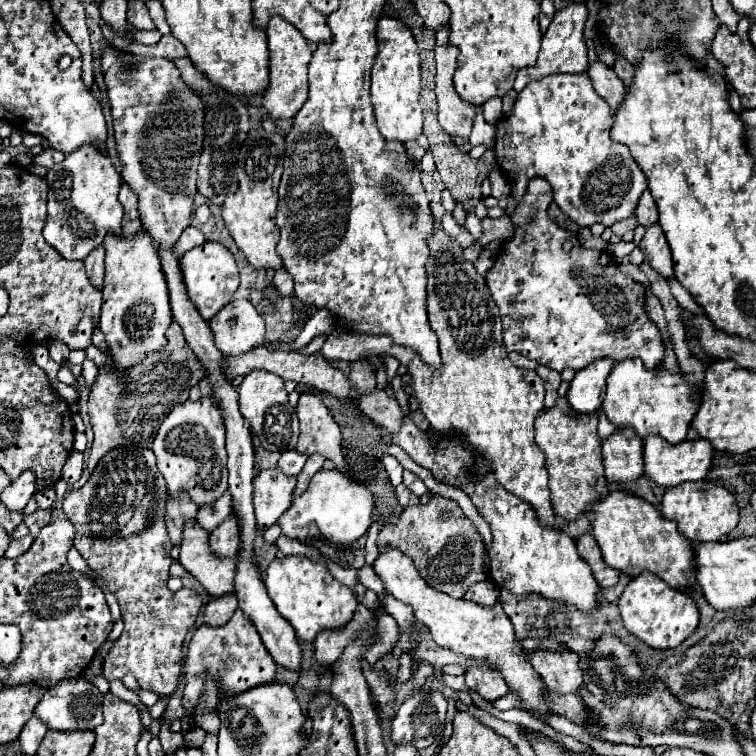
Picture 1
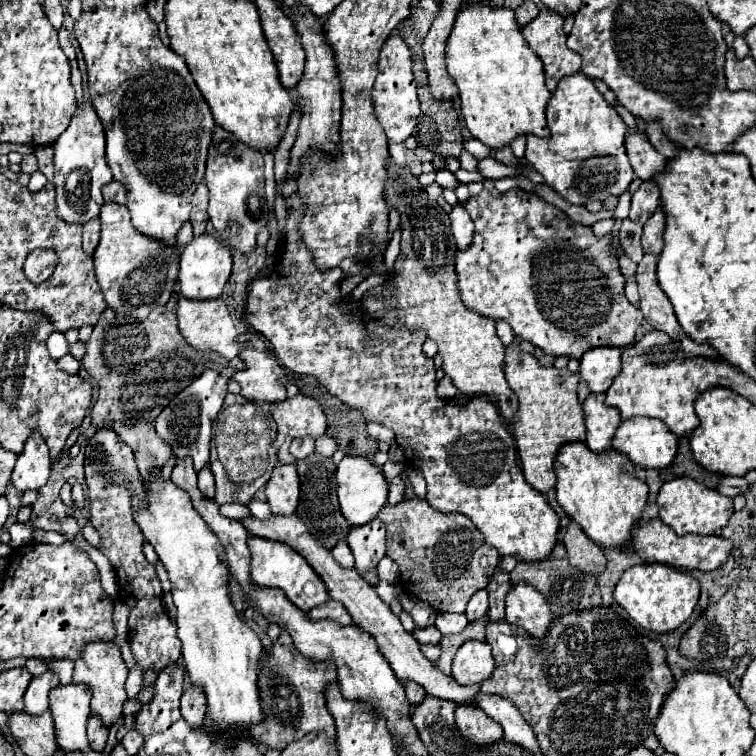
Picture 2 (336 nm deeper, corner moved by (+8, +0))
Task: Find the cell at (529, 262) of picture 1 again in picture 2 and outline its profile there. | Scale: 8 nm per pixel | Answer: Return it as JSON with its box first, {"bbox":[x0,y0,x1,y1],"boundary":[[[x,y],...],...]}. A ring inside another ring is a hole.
{"bbox":[456,189,638,359],"boundary":[[[510,189],[506,193],[494,193],[492,197],[492,191],[482,191],[480,195],[476,197],[470,197],[468,203],[464,205],[464,209],[470,213],[474,225],[476,225],[476,231],[474,231],[474,239],[472,239],[472,247],[464,253],[458,253],[456,255],[456,273],[458,273],[458,283],[460,283],[460,295],[462,295],[462,301],[470,307],[470,311],[474,313],[480,313],[484,317],[490,317],[494,321],[506,321],[512,331],[536,345],[538,349],[542,349],[544,353],[548,355],[554,355],[554,357],[568,357],[568,359],[580,359],[588,349],[594,349],[594,347],[602,347],[602,345],[608,345],[608,347],[630,347],[634,343],[634,333],[636,333],[636,327],[638,327],[638,309],[634,305],[630,305],[630,301],[626,299],[624,295],[624,287],[626,287],[626,279],[624,275],[620,273],[620,267],[618,267],[618,259],[612,255],[612,249],[610,249],[610,237],[604,237],[604,239],[598,239],[590,227],[584,227],[580,223],[574,223],[572,219],[566,217],[564,211],[556,209],[554,205],[546,203],[544,199],[540,199],[538,195],[534,193],[528,193],[528,191],[522,191],[522,189]]]}

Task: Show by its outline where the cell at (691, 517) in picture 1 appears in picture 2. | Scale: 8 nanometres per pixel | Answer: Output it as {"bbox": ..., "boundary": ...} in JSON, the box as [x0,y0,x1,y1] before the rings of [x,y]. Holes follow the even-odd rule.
{"bbox":[658,477,734,535],"boundary":[[[676,477],[672,481],[666,481],[660,487],[658,499],[660,507],[660,519],[676,531],[676,535],[686,533],[698,533],[698,535],[718,535],[720,529],[728,523],[730,515],[734,513],[732,499],[720,495],[714,489],[708,489],[706,485],[690,479],[690,477]]]}

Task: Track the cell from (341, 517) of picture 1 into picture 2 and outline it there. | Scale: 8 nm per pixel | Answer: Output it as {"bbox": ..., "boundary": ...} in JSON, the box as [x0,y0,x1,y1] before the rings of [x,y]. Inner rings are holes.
{"bbox":[336,455,388,527],"boundary":[[[346,455],[336,469],[336,493],[344,519],[350,523],[350,527],[358,527],[372,521],[376,513],[384,507],[388,499],[388,483],[370,459]]]}

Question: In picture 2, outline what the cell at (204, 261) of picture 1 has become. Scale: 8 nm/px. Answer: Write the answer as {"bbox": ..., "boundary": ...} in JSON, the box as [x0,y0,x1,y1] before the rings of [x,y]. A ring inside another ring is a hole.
{"bbox":[178,235,232,301],"boundary":[[[212,235],[194,237],[180,255],[180,275],[178,275],[180,293],[186,299],[200,299],[200,301],[216,299],[222,295],[224,285],[230,279],[230,271],[232,271],[232,255],[222,243],[218,243]]]}

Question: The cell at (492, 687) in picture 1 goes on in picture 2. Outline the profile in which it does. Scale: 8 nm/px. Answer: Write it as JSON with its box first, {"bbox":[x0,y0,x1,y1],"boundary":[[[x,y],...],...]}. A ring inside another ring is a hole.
{"bbox":[452,641,494,685],"boundary":[[[466,641],[454,657],[452,677],[460,685],[480,685],[494,671],[494,659],[488,643]]]}

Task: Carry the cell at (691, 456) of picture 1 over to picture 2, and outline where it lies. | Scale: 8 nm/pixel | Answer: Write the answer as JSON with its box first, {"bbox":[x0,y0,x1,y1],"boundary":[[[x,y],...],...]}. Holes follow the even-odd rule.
{"bbox":[612,417,678,469],"boundary":[[[636,417],[622,421],[612,447],[624,453],[634,465],[666,469],[678,449],[678,437],[672,435],[658,419]]]}

